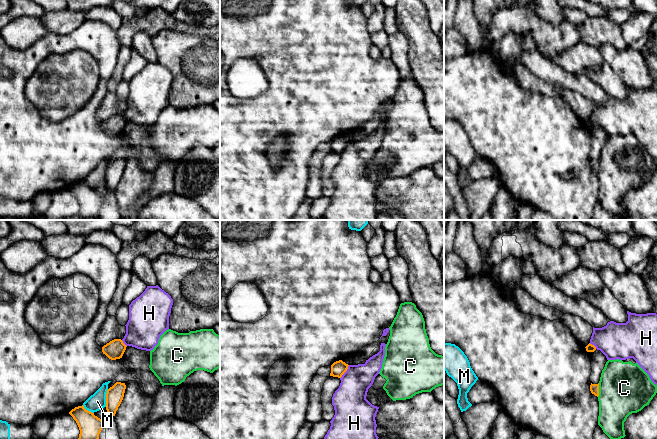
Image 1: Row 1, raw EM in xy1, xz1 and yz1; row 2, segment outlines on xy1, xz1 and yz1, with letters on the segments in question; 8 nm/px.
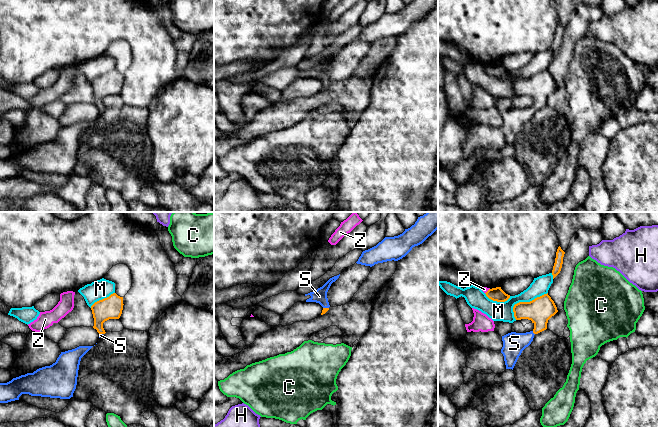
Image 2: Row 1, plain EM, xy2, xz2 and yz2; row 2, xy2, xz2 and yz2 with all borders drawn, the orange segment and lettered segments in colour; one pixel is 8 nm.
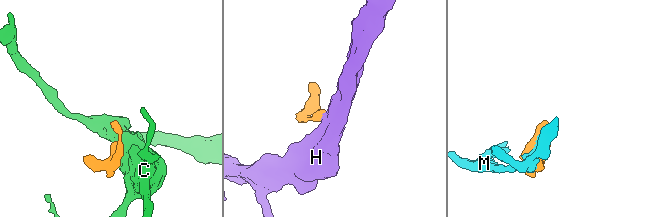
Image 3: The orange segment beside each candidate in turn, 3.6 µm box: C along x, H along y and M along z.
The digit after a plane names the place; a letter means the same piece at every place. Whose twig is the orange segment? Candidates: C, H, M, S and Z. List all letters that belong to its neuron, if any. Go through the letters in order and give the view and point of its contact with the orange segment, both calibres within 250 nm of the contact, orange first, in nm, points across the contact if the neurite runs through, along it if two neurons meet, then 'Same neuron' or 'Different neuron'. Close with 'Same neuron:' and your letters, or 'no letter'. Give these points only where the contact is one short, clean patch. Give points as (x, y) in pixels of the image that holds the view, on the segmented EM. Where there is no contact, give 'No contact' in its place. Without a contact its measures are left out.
C: Touches orange at yz1 (598, 390). Thickness 80 nm (orange) against 420 nm. Boundary: yz1 (599, 383), (599, 394), (597, 396). Different neuron
H: Touches orange at xz1 (345, 371). Thickness 120 nm (orange) against 280 nm. Boundary: xz1 (349, 365), (340, 378). Different neuron
M: Touches orange at yz2 (524, 302). Thickness 200 nm (orange) against 160 nm. Different neuron
S: Touches orange at yz2 (533, 332). Thickness 200 nm (orange) against 180 nm. Path across: yz2 (541, 309), (540, 325), (533, 332), (527, 338), (514, 343). Same neuron
Z: Touches orange at yz2 (487, 291). Thickness 110 nm (orange) against 50 nm. Boundary: yz2 (489, 288), (485, 293). Different neuron
Same neuron: S

